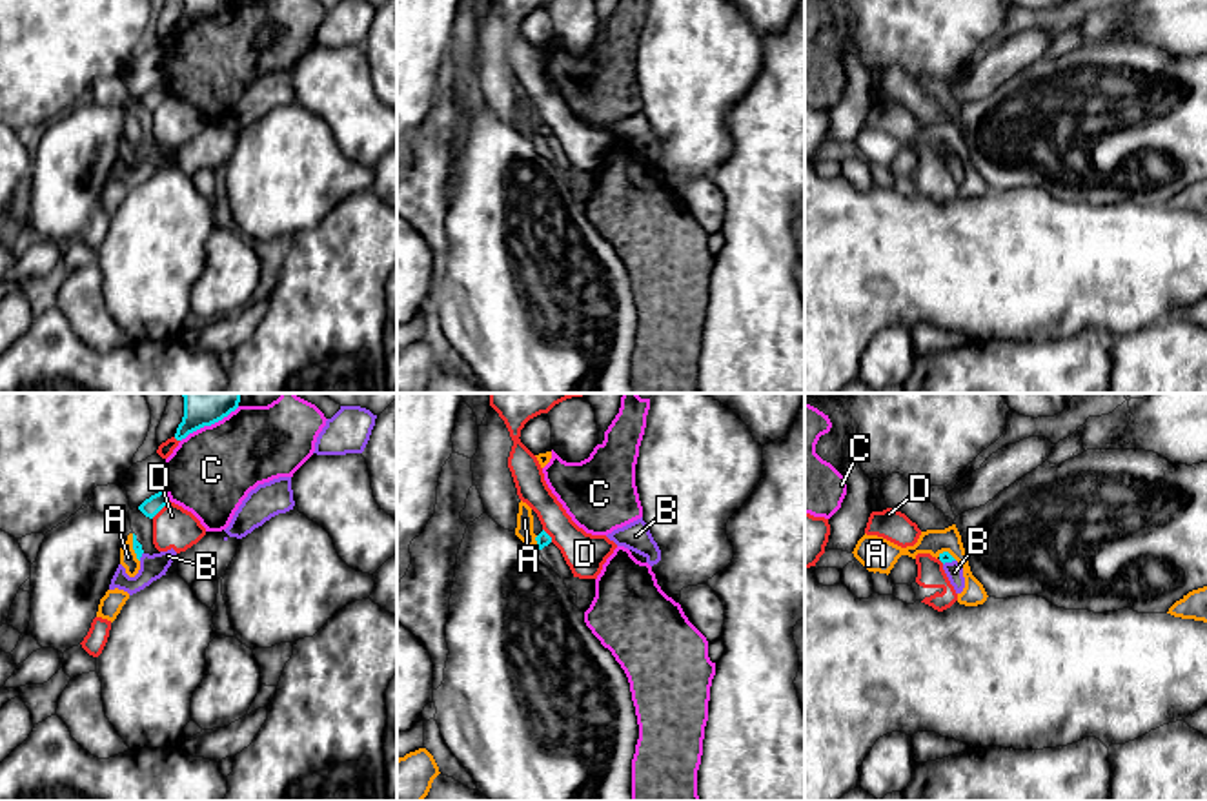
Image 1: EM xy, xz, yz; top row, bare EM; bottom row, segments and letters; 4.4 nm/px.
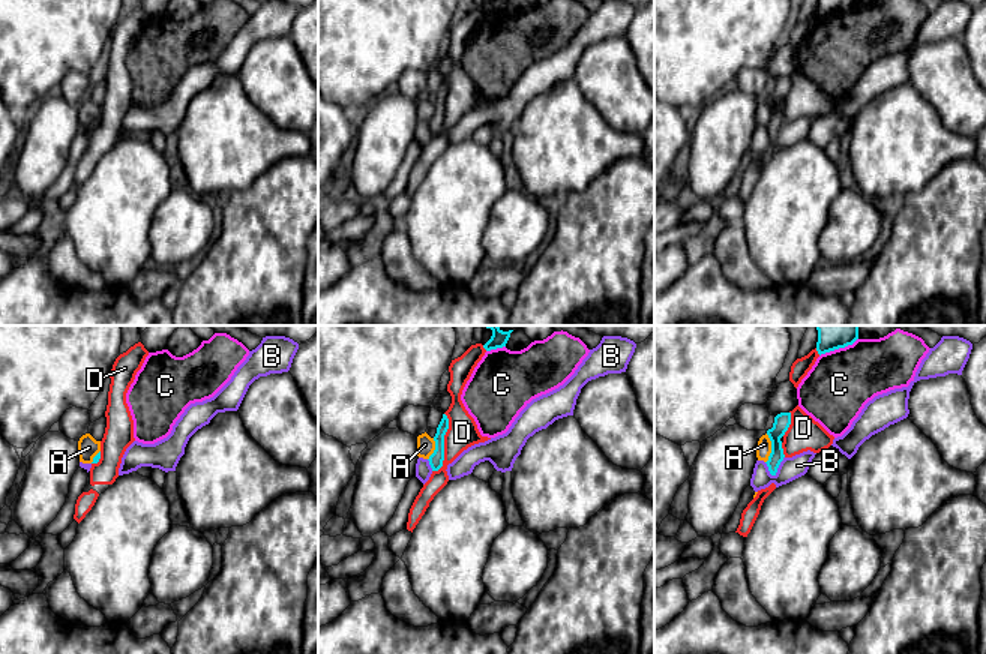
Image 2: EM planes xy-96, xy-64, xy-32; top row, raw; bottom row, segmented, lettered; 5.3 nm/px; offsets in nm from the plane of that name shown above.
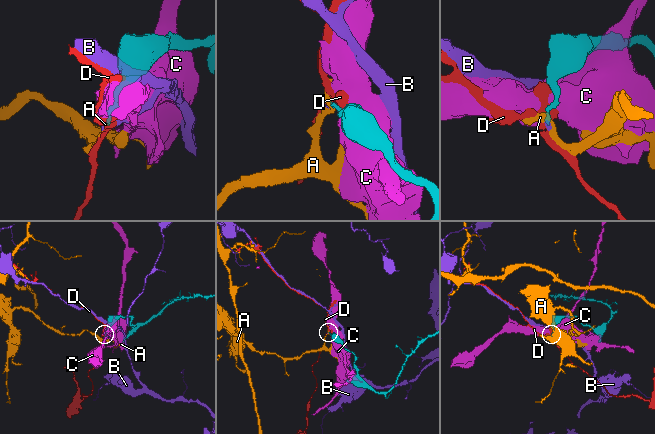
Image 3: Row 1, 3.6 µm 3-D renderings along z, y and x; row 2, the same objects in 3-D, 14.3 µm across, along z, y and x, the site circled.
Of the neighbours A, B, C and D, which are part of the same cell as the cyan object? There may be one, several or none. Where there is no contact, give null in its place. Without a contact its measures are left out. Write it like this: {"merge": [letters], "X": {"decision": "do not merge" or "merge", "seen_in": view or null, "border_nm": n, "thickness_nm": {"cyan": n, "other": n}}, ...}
{"merge": [], "A": {"decision": "do not merge", "seen_in": "xz", "border_nm": 60, "thickness_nm": {"cyan": 70, "other": 80}}, "B": {"decision": "do not merge", "seen_in": "yz", "border_nm": 60, "thickness_nm": {"cyan": 50, "other": 80}}, "C": {"decision": "do not merge", "seen_in": "xy", "border_nm": 300, "thickness_nm": {"cyan": 240, "other": 380}}, "D": {"decision": "do not merge", "seen_in": "xy", "border_nm": 120, "thickness_nm": {"cyan": 80, "other": 190}}}

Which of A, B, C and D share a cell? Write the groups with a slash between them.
A / B / C / D

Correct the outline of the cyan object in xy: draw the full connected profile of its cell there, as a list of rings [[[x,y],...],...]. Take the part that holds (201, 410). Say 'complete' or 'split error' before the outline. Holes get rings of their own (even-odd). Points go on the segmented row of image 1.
complete | [[[182,393],[184,417],[175,439],[182,441],[189,433],[211,426],[238,408],[240,393]]]

